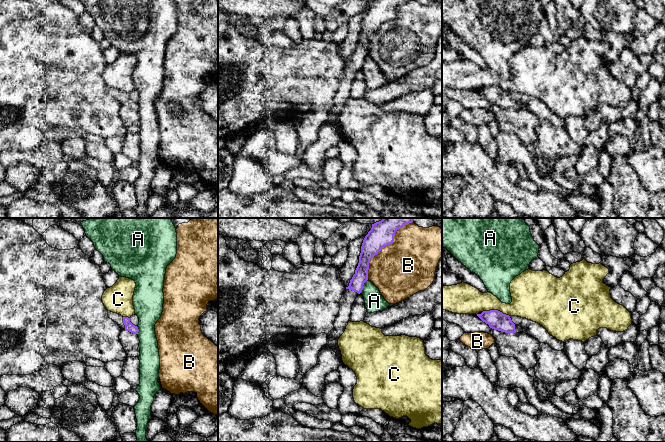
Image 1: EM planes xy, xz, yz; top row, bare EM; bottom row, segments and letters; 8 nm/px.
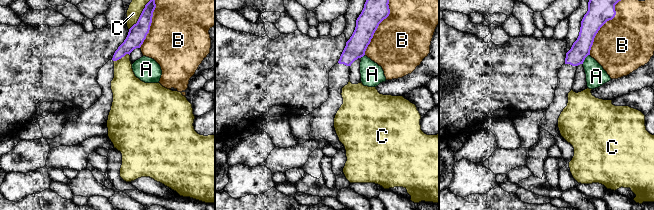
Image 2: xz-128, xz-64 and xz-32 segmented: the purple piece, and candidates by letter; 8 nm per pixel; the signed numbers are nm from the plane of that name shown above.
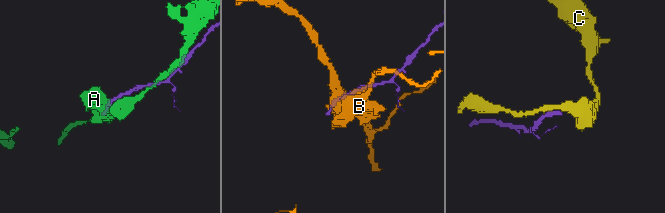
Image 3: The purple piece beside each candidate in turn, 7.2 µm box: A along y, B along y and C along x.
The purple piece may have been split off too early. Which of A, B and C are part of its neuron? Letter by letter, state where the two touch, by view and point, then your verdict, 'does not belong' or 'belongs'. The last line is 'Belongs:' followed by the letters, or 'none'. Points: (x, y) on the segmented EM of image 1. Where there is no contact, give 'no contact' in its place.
A: contact xz (362, 286); does not belong
B: contact xz (385, 245); does not belong
C: contact yz (496, 310); does not belong
Belongs: none

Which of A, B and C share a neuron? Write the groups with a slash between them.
A / B / C

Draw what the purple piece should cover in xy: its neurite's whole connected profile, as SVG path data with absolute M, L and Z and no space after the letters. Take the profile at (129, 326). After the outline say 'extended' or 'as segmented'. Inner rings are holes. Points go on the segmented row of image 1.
M108 311L108 317L112 319L114 322L118 324L118 326L121 328L121 330L129 331L133 334L138 334L139 329L137 326L133 325L130 322L130 318L123 317L117 313L113 313L111 311Z; extended

